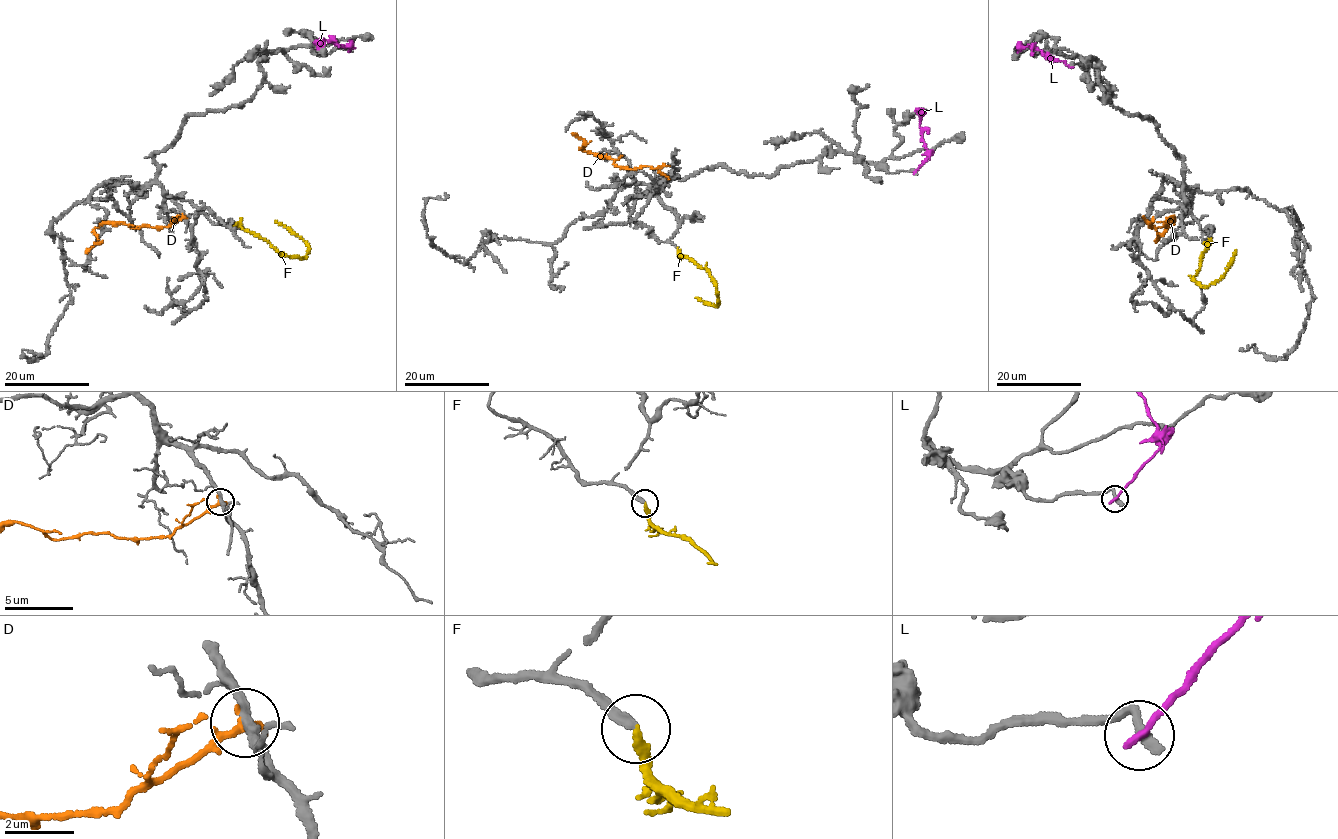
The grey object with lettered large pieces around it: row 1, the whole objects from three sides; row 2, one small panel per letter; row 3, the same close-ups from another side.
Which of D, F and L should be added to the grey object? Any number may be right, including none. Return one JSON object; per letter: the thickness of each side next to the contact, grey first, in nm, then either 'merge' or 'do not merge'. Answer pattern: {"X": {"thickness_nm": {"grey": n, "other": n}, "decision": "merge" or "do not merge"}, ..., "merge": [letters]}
{"D": {"thickness_nm": {"grey": 280, "other": 240}, "decision": "do not merge"}, "F": {"thickness_nm": {"grey": 260, "other": 240}, "decision": "merge"}, "L": {"thickness_nm": {"grey": 320, "other": 240}, "decision": "do not merge"}, "merge": ["F"]}

